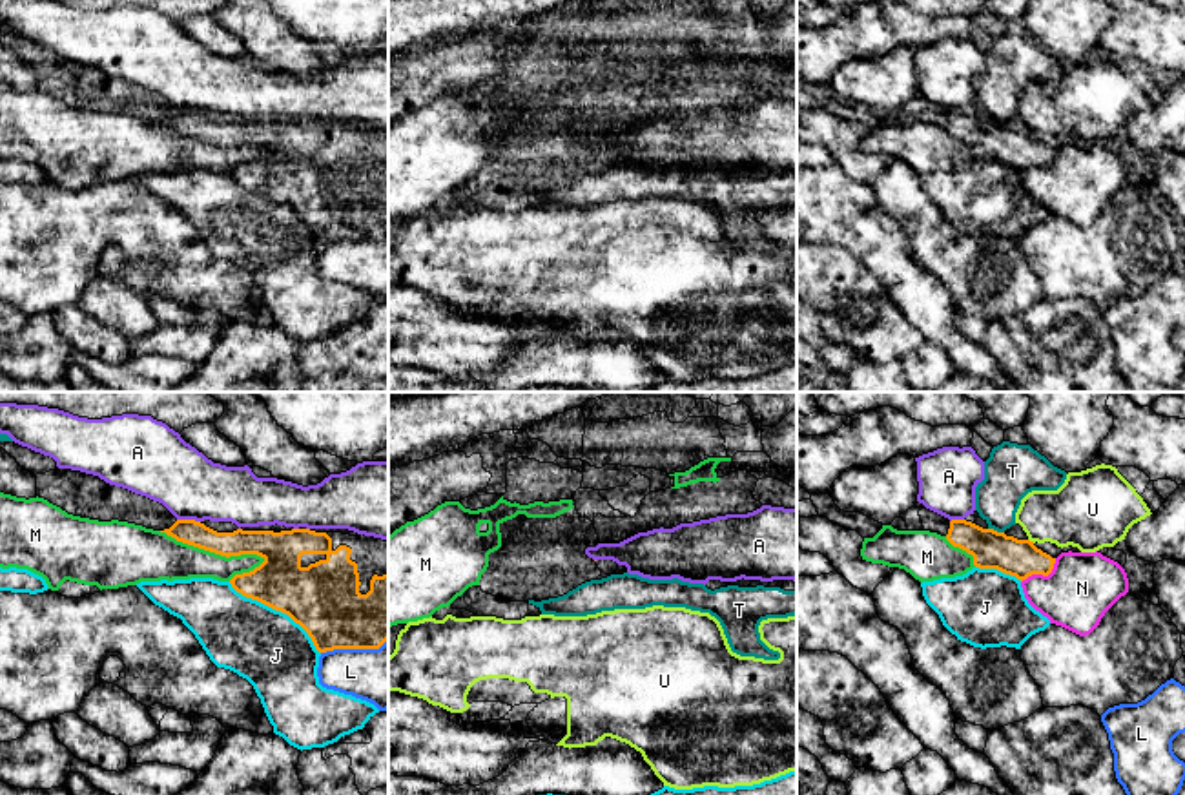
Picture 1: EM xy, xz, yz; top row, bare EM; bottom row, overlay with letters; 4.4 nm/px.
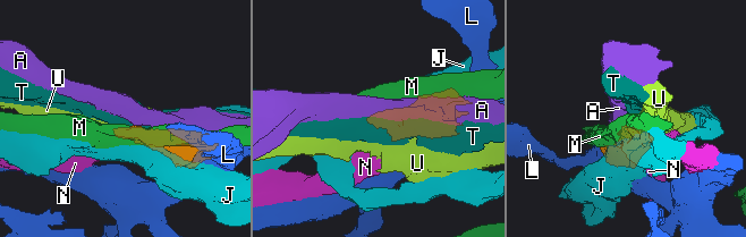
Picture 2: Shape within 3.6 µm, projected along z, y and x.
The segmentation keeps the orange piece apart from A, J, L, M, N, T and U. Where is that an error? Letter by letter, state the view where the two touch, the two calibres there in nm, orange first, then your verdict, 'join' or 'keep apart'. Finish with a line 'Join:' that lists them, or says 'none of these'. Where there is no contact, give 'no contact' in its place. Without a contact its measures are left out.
A: contact in xy; calibres 110 and 300 nm; keep apart
J: contact in xy; calibres 320 and 340 nm; keep apart
L: contact in xy; calibres 320 and 260 nm; keep apart
M: contact in xy; calibres 140 and 220 nm; keep apart
N: contact in yz; calibres 170 and 300 nm; keep apart
T: contact in yz; calibres 170 and 220 nm; keep apart
U: contact in yz; calibres 170 and 300 nm; keep apart
Join: none of these

